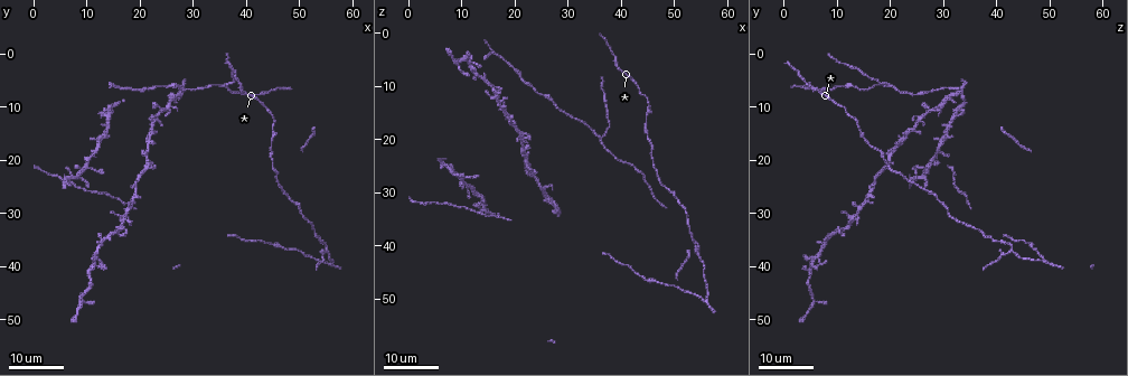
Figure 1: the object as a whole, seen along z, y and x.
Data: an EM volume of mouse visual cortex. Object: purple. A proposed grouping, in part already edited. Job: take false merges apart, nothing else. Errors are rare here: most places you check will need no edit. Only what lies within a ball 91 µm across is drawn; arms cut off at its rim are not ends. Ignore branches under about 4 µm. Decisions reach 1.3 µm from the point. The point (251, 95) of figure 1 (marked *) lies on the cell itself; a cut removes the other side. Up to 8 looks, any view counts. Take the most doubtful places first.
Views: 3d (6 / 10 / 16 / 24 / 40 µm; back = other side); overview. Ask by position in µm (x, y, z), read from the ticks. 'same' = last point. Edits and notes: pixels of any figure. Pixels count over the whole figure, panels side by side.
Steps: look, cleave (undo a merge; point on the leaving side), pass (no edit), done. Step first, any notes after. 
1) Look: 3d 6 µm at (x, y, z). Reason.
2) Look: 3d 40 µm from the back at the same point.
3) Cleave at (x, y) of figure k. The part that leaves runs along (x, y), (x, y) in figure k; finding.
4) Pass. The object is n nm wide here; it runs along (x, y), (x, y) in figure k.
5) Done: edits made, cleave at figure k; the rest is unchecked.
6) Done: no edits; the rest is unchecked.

Look: 3d 16 µm at (55.0, 37.0, 43.0). Three-way junction.

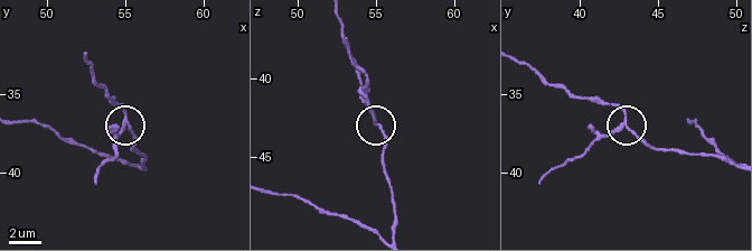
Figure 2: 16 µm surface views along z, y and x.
Look: 3d 6 µm at (55.2, 37.0, 42.8). Closer look.

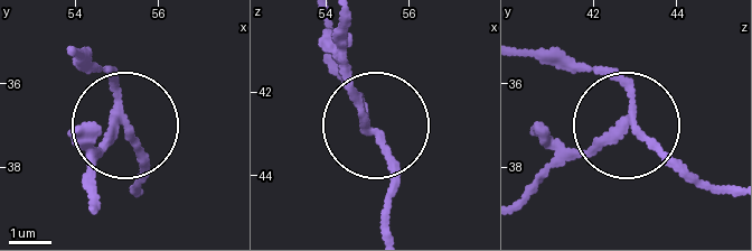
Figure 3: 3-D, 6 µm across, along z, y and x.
Cleave at (94, 149) of figure 3. The object is 160 nm wide here; the part that leaves runs along (113, 119), (92, 202) in figure 3; a second cell is stuck on.

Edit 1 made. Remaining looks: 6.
Look: overview. Redraw.

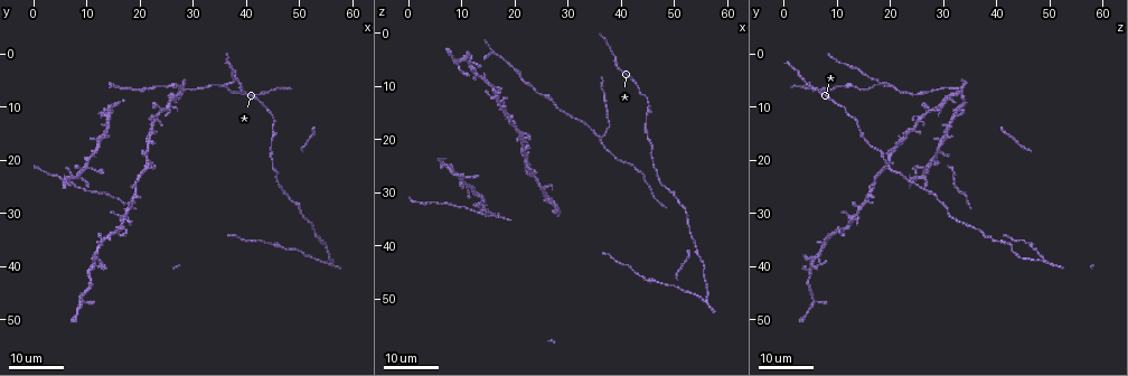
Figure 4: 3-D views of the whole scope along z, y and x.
Look: 3d 16 µm at (25.5, 10.5, 29.5). Looks like a crossing.

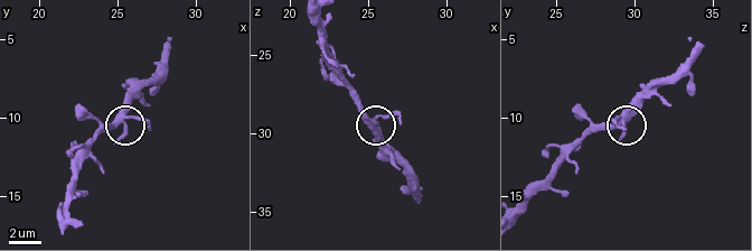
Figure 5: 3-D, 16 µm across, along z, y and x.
Look: 3d 6 µm at (25.2, 10.2, 29.6).

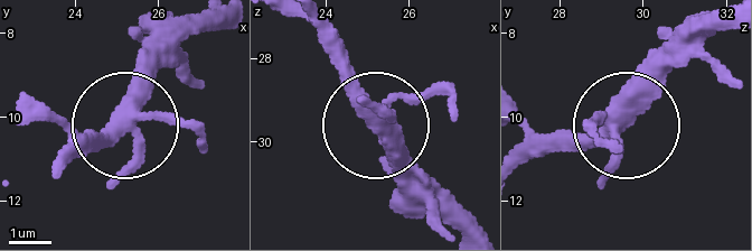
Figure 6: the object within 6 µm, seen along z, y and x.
Pass. 4 arms meet here; all the same cell.

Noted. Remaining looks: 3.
Look: 3d 16 µm at (10.0, 20.5, 28.0). Two arms in line, one across.

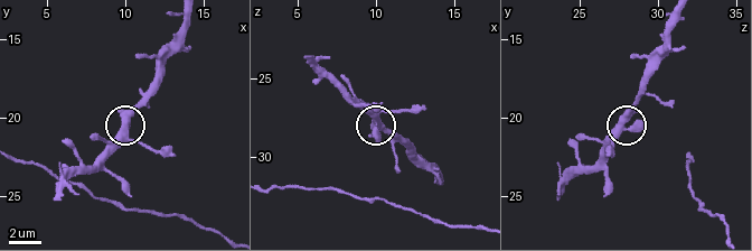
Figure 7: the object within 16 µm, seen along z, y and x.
Look: 3d 6 µm at (10.0, 20.6, 28.2).

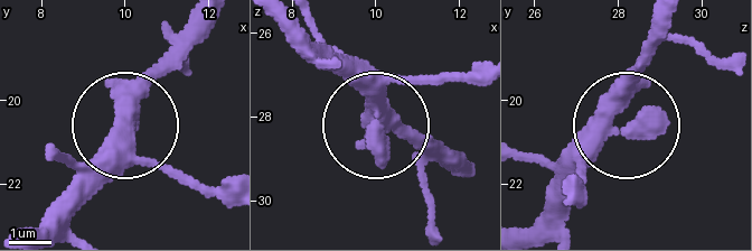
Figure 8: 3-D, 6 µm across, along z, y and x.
Pass. One cell here.

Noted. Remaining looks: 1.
Done: edits made, cleave at figure 3; the rest is unchecked.

